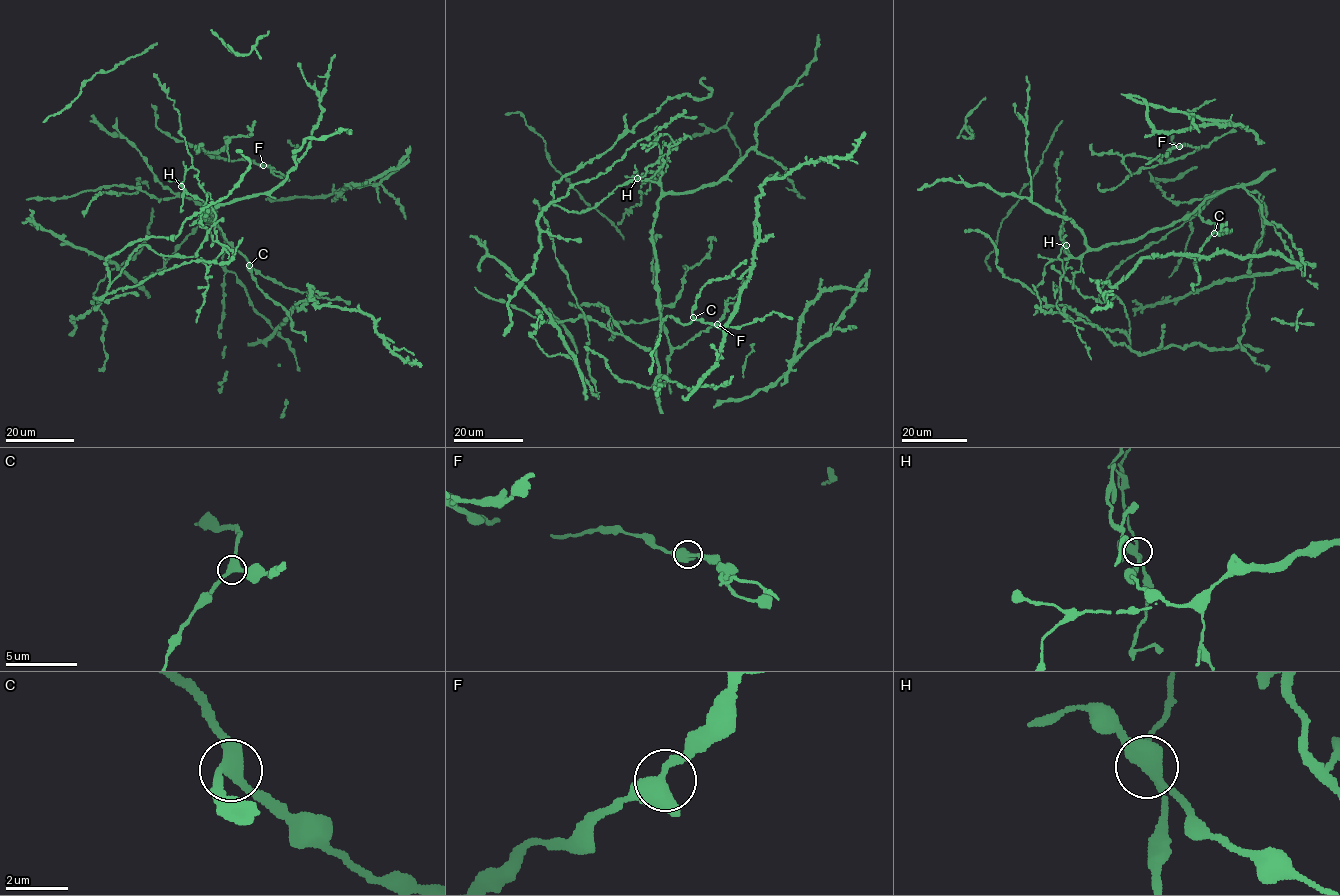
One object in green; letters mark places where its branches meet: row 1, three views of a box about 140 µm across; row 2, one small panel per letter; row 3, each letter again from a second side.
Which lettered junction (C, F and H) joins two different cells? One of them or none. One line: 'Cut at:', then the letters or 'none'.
Cut at: H

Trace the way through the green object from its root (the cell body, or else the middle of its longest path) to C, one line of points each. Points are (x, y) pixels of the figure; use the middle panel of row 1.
C: (641, 176), (653, 171), (661, 174), (652, 230), (659, 313), (663, 319), (670, 316), (683, 324), (693, 317)

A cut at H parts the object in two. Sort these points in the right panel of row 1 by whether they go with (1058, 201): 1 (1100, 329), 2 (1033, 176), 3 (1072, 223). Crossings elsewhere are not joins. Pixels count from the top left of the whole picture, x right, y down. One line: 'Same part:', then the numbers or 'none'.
Same part: none

